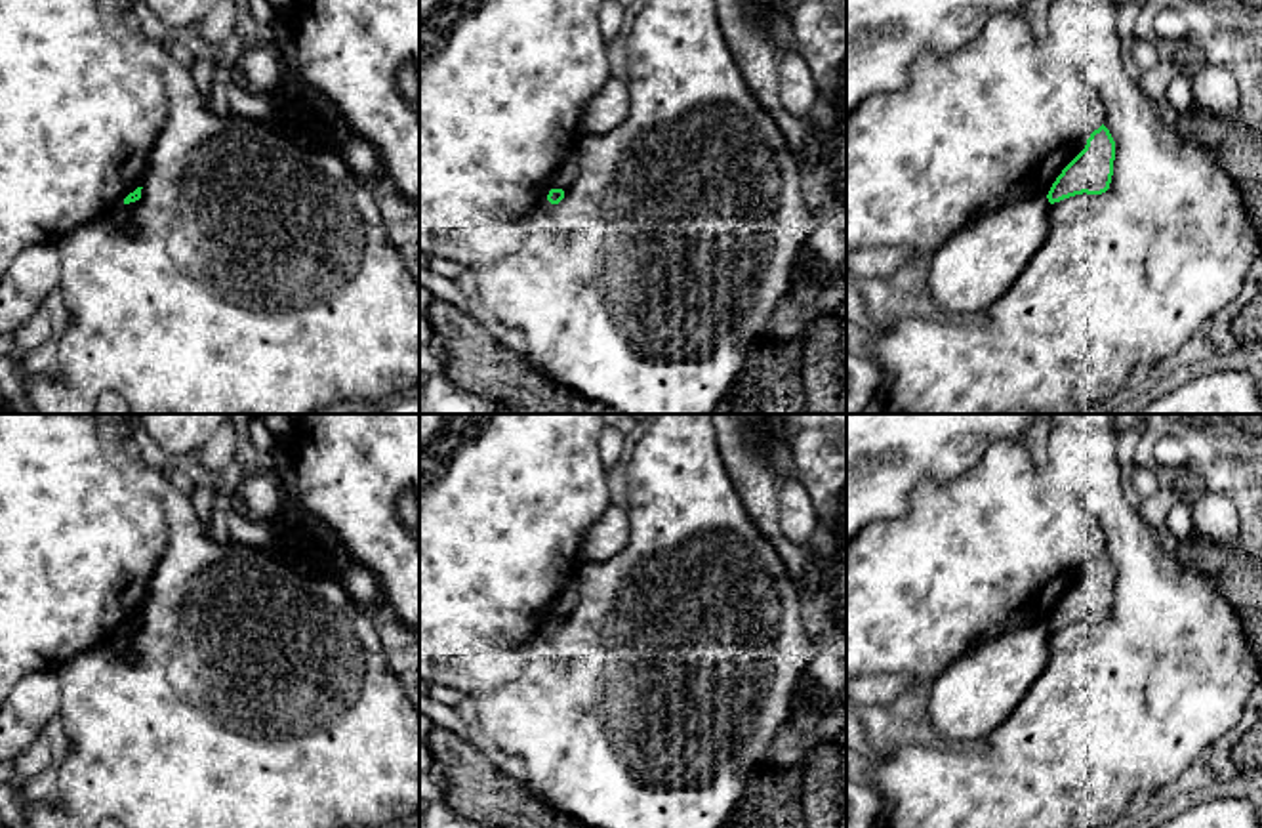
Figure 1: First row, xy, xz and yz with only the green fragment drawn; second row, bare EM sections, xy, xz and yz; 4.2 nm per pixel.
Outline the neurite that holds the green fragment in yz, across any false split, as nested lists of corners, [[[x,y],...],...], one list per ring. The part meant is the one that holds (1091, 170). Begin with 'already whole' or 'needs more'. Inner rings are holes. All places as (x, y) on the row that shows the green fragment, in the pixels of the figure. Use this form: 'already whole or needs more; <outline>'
already whole; [[[1102,124],[1090,134],[1085,149],[1062,170],[1047,198],[1050,204],[1075,195],[1102,195],[1109,189],[1115,160],[1115,141]]]

